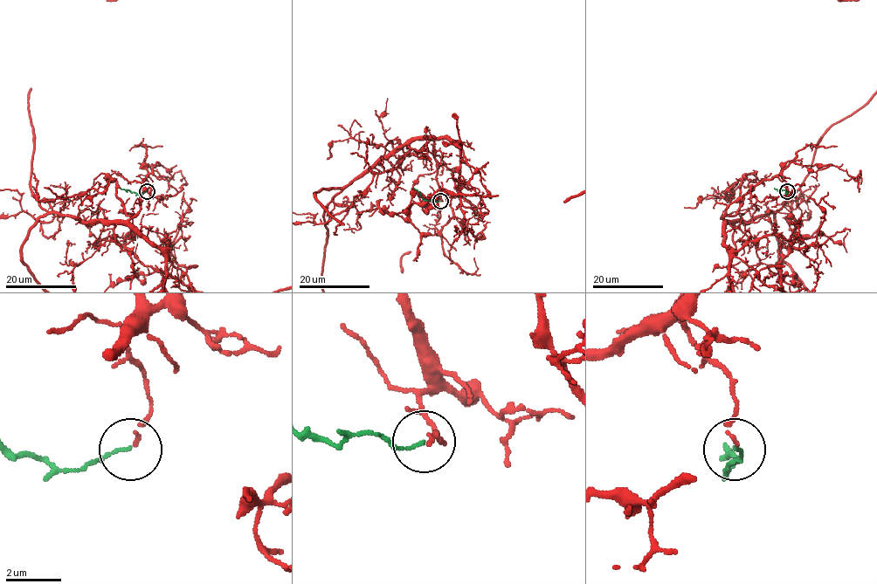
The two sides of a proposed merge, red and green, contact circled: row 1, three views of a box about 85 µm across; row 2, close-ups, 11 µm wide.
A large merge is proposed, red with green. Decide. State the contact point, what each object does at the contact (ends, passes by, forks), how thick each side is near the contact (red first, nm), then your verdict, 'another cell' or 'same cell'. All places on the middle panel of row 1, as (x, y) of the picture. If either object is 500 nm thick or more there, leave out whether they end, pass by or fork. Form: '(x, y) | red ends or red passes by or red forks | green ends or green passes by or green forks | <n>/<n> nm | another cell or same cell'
(440, 201) | red ends | green ends | 100/90 nm | same cell

